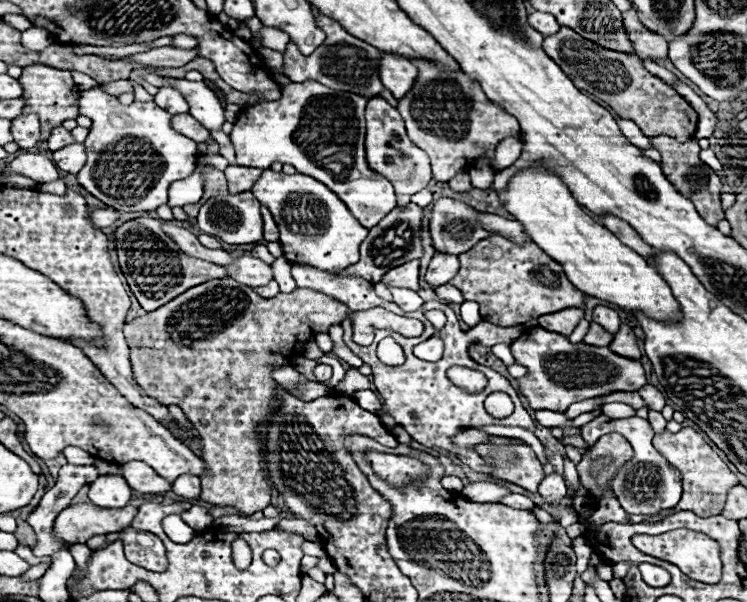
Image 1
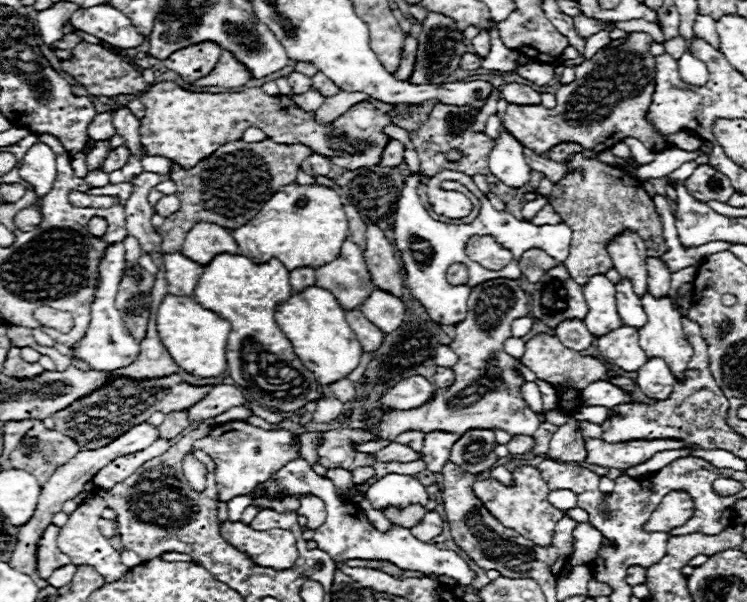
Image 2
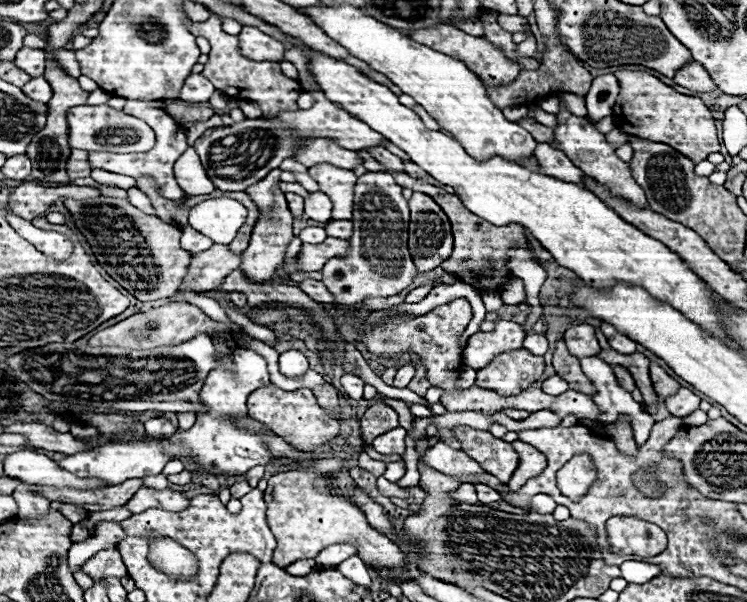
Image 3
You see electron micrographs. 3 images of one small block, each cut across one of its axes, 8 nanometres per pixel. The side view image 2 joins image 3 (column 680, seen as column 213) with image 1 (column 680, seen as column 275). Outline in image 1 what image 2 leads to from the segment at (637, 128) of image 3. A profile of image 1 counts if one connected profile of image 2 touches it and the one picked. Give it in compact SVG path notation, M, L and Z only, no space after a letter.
M562 26L556 34L546 36L542 48L570 76L576 88L602 98L620 118L636 122L644 136L664 134L676 140L690 140L694 136L698 114L672 86L650 74L638 56L598 48L566 26Z

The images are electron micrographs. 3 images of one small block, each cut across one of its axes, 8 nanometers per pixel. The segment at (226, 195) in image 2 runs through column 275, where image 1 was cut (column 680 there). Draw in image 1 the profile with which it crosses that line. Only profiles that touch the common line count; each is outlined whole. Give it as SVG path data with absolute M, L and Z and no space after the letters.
M654 136L650 138L652 146L660 152L662 156L662 172L664 176L670 180L670 184L688 200L694 202L698 214L710 224L710 226L716 226L720 220L724 220L724 210L722 210L722 204L720 204L720 194L722 194L722 180L716 176L716 172L704 164L700 158L698 158L698 152L700 152L700 146L698 146L698 140L692 138L688 142L678 142L676 138L670 138L670 136Z

